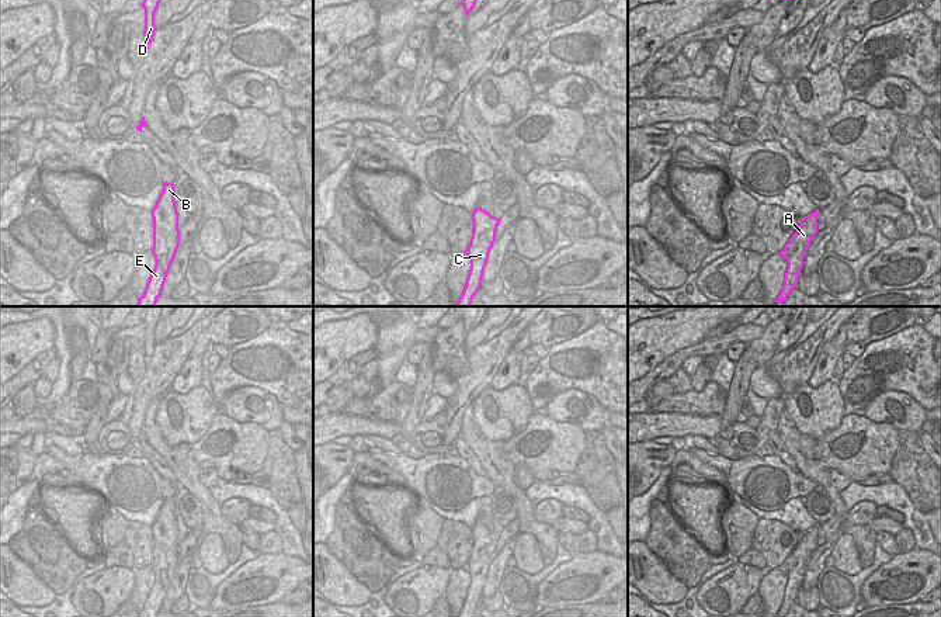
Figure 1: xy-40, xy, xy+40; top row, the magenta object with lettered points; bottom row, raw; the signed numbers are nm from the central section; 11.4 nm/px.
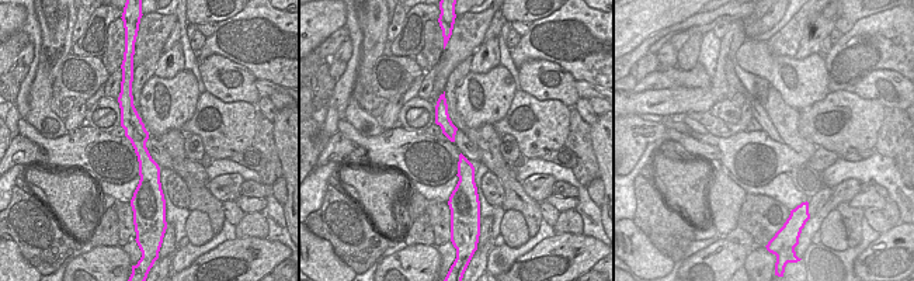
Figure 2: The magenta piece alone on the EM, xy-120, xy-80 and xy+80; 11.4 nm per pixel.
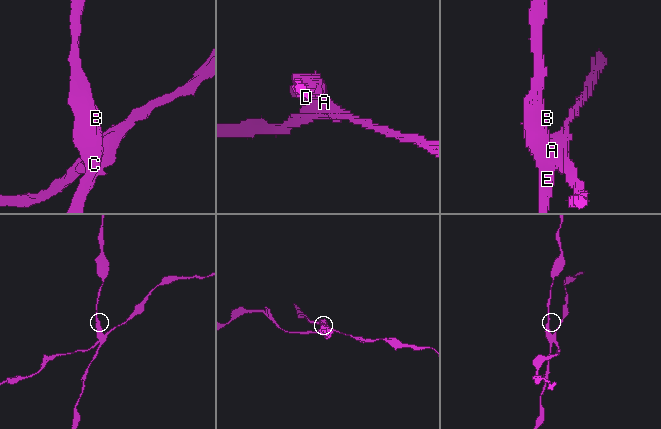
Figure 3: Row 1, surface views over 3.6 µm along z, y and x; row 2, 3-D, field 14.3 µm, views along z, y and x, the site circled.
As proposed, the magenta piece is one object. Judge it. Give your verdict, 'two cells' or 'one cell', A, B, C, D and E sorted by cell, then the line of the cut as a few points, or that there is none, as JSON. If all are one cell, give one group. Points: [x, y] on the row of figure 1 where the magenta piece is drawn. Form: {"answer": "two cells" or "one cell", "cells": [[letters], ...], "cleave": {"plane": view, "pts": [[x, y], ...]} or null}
{"answer": "two cells", "cells": [["A"], ["B", "C", "D", "E"]], "cleave": {"plane": "xy", "pts": [[492, 217], [492, 225], [482, 235], [490, 248]]}}

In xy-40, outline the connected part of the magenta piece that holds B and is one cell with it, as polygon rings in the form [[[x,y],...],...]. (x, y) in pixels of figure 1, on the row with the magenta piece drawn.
[[[163,183],[163,191],[152,209],[152,218],[152,253],[156,264],[143,295],[138,299],[138,306],[156,305],[180,245],[178,212],[174,201],[173,183]]]

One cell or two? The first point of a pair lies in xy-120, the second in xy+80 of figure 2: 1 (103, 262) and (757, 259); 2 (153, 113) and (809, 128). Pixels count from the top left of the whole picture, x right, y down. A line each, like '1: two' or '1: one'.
1: two
2: two

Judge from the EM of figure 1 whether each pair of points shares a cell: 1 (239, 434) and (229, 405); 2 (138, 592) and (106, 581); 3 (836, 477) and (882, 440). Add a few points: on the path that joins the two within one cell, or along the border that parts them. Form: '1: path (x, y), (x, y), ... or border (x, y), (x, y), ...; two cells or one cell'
1: border (222, 411), (239, 422), (256, 422), (264, 429); two cells
2: border (135, 569), (135, 586), (128, 599); two cells
3: border (830, 468), (846, 474), (851, 481); two cells

